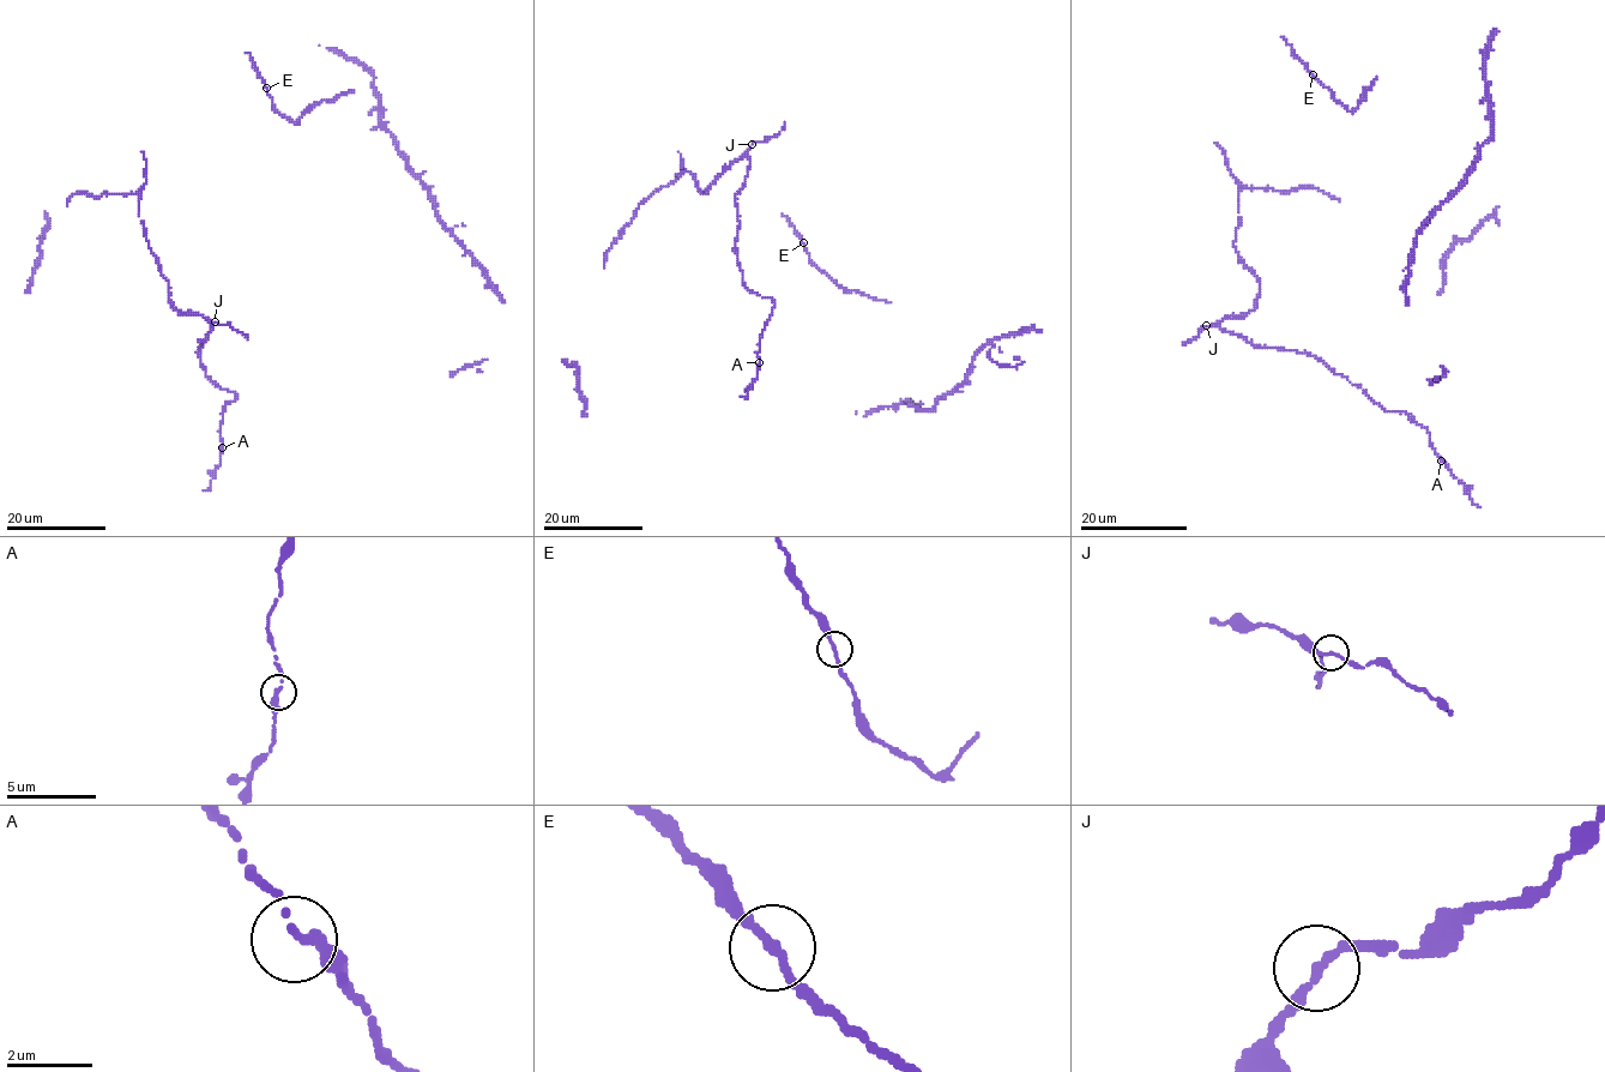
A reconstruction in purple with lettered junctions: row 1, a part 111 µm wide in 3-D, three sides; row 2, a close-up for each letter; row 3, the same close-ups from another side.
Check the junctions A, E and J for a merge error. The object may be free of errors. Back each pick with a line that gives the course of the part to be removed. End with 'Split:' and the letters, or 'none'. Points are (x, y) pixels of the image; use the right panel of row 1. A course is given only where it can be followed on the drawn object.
Split: none

